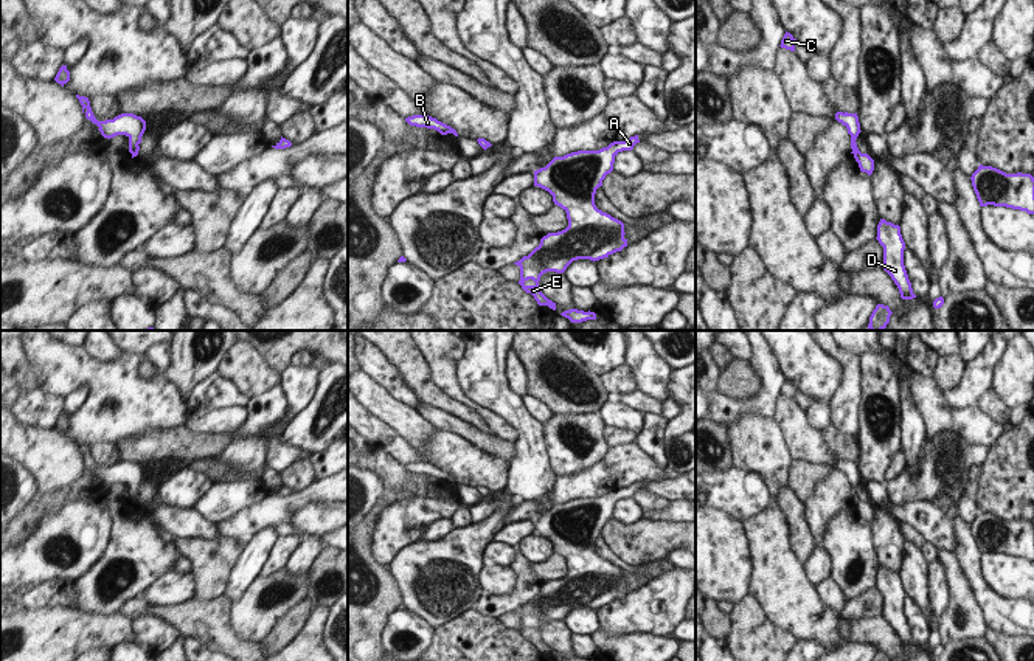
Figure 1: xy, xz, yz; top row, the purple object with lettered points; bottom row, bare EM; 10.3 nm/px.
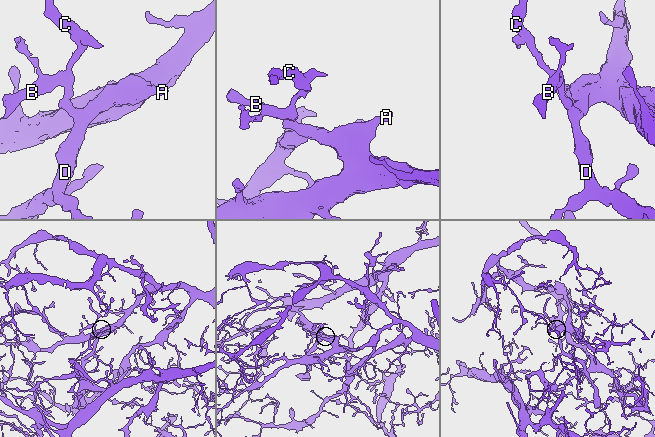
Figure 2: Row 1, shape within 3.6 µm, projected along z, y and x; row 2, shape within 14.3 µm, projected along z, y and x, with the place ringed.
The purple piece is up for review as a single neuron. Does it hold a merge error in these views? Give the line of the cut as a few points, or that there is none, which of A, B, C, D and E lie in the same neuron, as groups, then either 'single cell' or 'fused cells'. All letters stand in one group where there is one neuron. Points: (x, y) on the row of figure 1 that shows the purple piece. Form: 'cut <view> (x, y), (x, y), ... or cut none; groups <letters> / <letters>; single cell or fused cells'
cut none; groups A B C D E; single cell

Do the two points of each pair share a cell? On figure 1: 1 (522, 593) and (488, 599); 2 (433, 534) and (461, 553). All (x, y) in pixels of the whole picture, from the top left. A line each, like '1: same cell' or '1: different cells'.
1: same cell
2: different cells

